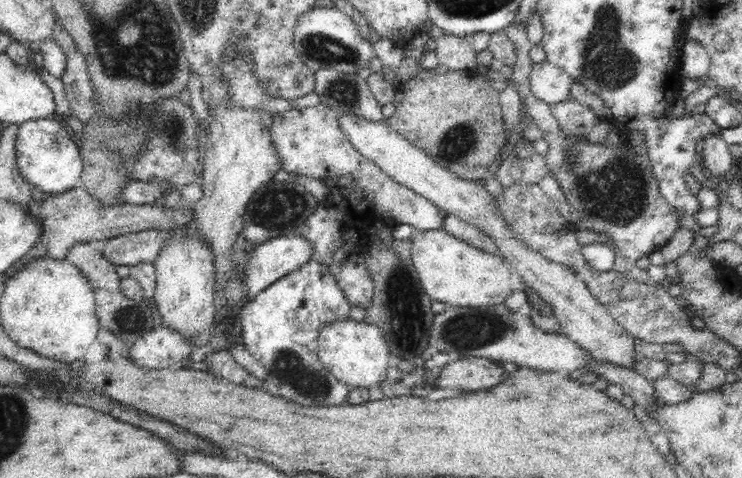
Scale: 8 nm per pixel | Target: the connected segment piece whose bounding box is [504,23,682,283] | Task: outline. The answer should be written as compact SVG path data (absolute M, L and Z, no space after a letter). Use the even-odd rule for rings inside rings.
M513 23L509 27L504 28L507 31L508 36L510 37L510 42L514 44L514 50L516 51L517 58L514 61L514 64L512 66L512 79L514 82L517 82L516 89L519 92L519 95L521 96L522 100L528 104L528 111L529 114L533 118L533 123L538 125L542 131L544 131L544 138L548 142L548 150L545 153L545 159L548 165L548 170L553 174L553 176L556 178L556 180L559 182L561 189L565 193L565 197L567 198L567 202L575 209L575 213L579 216L579 219L582 220L582 222L586 223L585 228L588 228L588 230L592 233L598 233L598 234L605 234L606 237L609 237L613 240L613 243L609 245L611 250L614 252L615 255L615 262L613 265L613 272L622 274L624 276L628 276L632 278L634 281L640 282L640 283L652 283L649 277L649 273L644 270L640 270L636 267L637 261L646 256L650 255L651 253L654 253L656 251L661 251L661 249L669 242L670 238L676 234L676 231L678 230L678 227L680 227L680 219L678 217L682 214L679 210L676 210L673 206L670 206L670 203L666 202L666 199L660 194L659 186L657 178L653 175L653 170L651 167L651 164L649 163L647 155L636 155L636 153L633 151L633 147L630 147L626 142L622 142L618 147L610 147L604 145L604 141L601 143L590 143L590 141L586 141L587 136L568 136L567 134L564 134L561 131L560 125L558 124L558 121L556 118L554 118L554 115L551 111L551 106L549 104L546 104L545 102L537 102L535 101L535 96L532 96L532 91L530 90L530 83L528 82L528 75L531 72L531 66L532 62L530 60L530 57L528 55L528 52L530 52L530 48L532 48L532 44L529 42L527 38L527 30L526 25L518 25L516 23Z

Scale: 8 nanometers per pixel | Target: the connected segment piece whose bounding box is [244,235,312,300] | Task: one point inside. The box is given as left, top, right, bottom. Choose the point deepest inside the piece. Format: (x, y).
(272, 260)

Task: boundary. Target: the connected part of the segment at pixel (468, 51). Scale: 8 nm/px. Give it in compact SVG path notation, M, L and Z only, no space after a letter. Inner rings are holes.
M444 34L441 38L435 40L437 43L434 51L437 54L439 64L447 66L450 70L468 70L478 66L477 52L470 48L464 37L452 37Z

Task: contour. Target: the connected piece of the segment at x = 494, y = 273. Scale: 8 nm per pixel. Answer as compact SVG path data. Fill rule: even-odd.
M443 229L415 230L411 259L420 283L433 302L452 307L490 307L504 304L511 296L512 271L504 266L500 255L488 254L469 243L447 234Z

